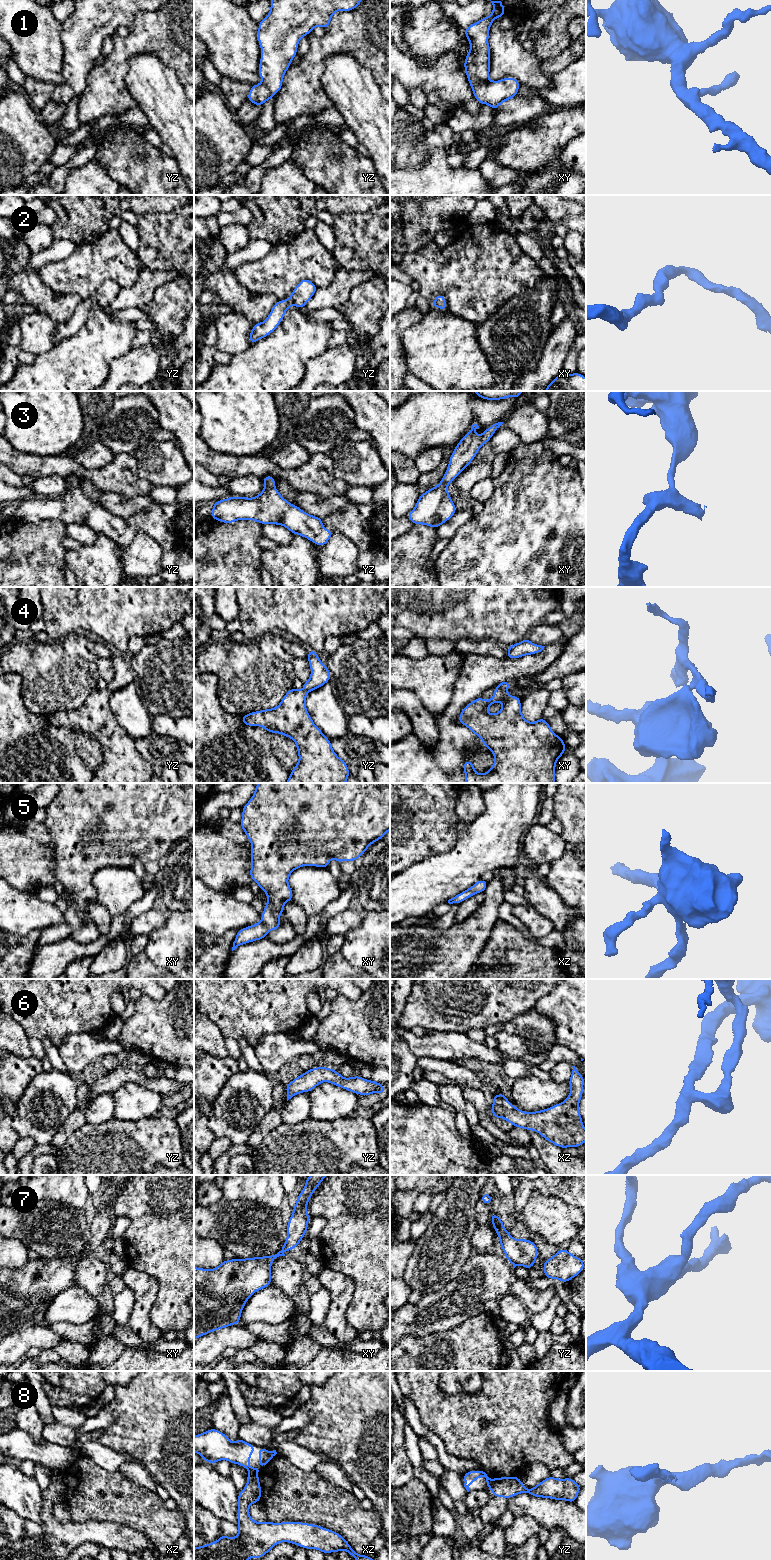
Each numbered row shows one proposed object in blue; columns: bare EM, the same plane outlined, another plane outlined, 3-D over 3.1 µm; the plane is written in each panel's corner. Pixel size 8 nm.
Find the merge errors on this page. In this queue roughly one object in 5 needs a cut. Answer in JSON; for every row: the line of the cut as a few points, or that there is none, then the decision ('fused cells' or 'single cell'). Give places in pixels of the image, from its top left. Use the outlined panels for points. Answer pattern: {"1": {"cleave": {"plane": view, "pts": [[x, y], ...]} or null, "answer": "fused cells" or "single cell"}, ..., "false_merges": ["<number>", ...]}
{"1": {"cleave": null, "answer": "single cell"}, "2": {"cleave": null, "answer": "single cell"}, "3": {"cleave": null, "answer": "single cell"}, "4": {"cleave": {"plane": "xy", "pts": [[495, 687], [507, 688]]}, "answer": "fused cells"}, "5": {"cleave": null, "answer": "single cell"}, "6": {"cleave": null, "answer": "single cell"}, "7": {"cleave": null, "answer": "single cell"}, "8": {"cleave": {"plane": "xz", "pts": [[255, 1470], [249, 1471]]}, "answer": "fused cells"}, "false_merges": ["4", "8"]}

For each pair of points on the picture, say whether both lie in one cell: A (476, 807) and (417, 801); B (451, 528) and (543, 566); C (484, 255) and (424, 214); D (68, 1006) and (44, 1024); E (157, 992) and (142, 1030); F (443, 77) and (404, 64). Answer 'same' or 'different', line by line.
A: different
B: different
C: different
D: same
E: different
F: same

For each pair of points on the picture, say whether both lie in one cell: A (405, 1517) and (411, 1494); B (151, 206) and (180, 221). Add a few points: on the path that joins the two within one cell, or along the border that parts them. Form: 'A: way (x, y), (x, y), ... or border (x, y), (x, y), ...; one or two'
A: way (407, 1511), (411, 1500); one
B: border (183, 205), (167, 212), (145, 213), (140, 216); two

